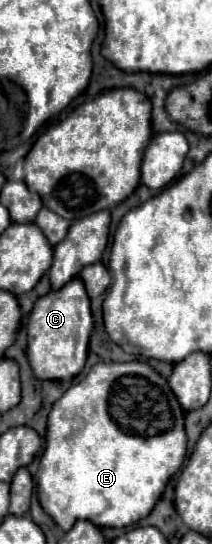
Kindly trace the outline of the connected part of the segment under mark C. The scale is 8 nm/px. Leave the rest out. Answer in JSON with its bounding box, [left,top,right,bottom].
[28,279,93,379]

